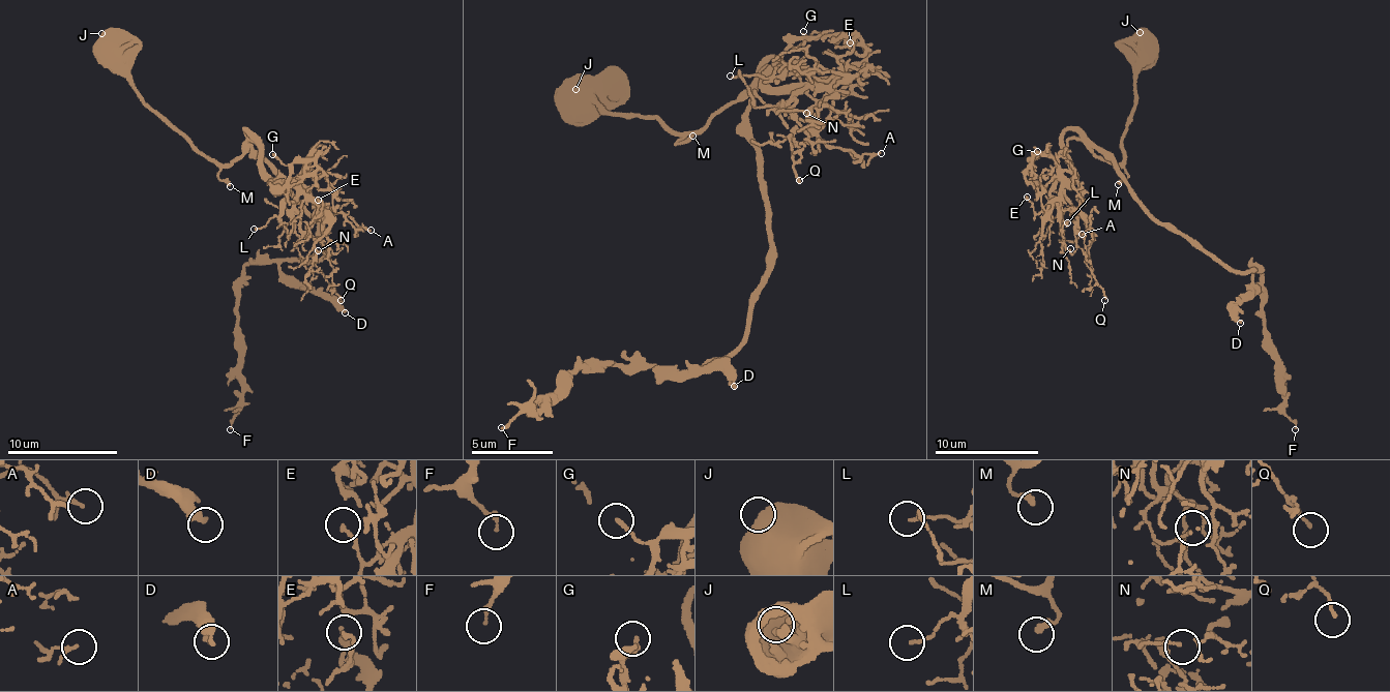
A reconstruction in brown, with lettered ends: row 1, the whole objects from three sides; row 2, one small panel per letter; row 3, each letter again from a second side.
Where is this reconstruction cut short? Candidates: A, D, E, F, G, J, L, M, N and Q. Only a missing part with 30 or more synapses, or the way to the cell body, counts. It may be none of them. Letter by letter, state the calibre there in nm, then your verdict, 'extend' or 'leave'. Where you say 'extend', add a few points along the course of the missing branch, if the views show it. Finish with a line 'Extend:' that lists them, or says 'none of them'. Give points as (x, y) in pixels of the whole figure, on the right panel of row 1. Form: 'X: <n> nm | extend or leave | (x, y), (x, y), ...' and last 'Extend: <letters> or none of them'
A: 100 nm | leave
D: 320 nm | leave
E: 130 nm | leave
F: 180 nm | leave
G: 140 nm | leave
J: 1000 nm | leave
L: 130 nm | leave
M: 200 nm | leave
N: 80 nm | leave
Q: 110 nm | leave
Extend: none of them

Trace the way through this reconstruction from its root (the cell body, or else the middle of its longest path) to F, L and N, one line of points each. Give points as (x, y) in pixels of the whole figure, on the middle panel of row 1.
F: (770, 227), (770, 264), (747, 337), (721, 358), (686, 373), (614, 364), (562, 373), (556, 395), (501, 427)
L: (770, 227), (764, 164), (744, 132), (751, 82), (770, 66), (765, 78), (781, 88), (802, 67), (730, 76)
N: (770, 227), (764, 164), (744, 132), (751, 82), (768, 66), (772, 87), (805, 85), (775, 113), (806, 113)

